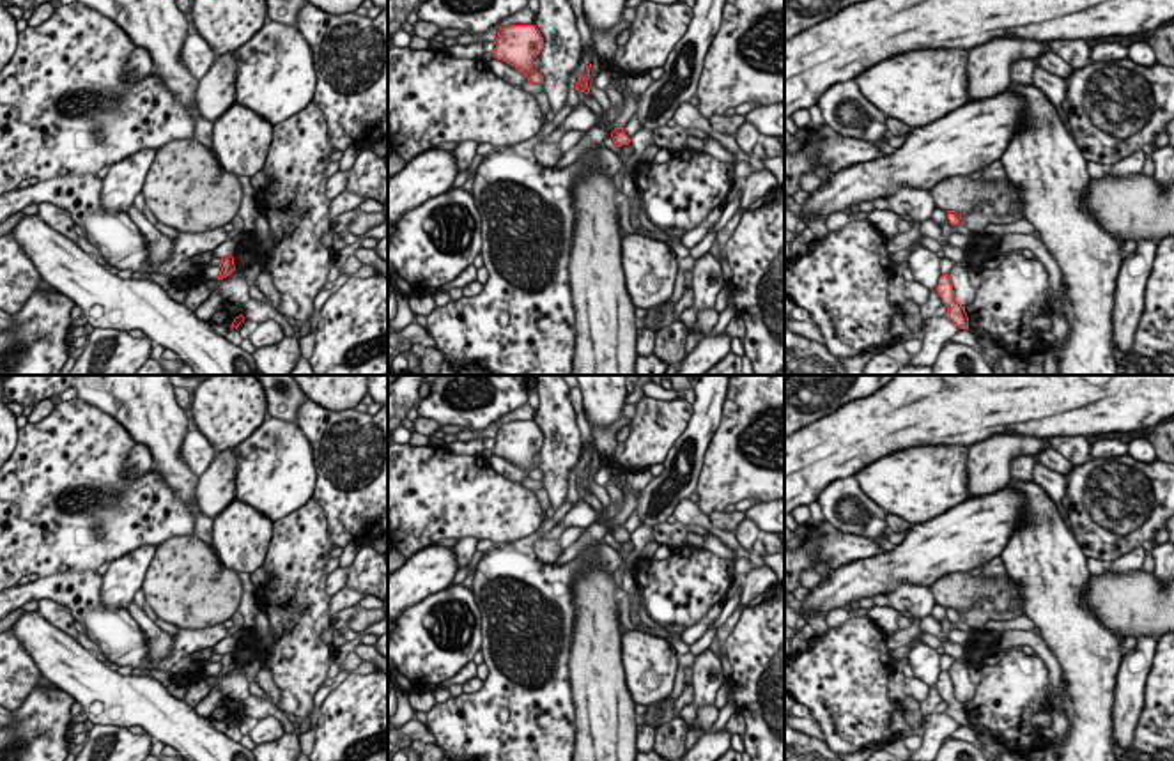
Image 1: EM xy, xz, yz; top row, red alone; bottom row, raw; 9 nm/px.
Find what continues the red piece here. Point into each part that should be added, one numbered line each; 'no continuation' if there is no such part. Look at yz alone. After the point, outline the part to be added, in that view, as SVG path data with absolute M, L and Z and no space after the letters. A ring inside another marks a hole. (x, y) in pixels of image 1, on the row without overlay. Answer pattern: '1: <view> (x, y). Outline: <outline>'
1: yz (976, 616). Outline: M972 605L970 609L962 612L960 619L974 630L983 630L988 619L1008 621L1022 614L1023 609L1020 605L1006 609L1004 612L997 612L995 609L988 609L985 605Z

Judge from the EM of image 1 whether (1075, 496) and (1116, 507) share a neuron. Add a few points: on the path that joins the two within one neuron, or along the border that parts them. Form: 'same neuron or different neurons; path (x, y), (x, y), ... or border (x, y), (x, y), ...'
same neuron; path (1086, 499), (1105, 499)

